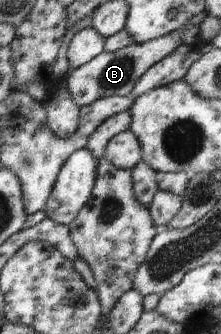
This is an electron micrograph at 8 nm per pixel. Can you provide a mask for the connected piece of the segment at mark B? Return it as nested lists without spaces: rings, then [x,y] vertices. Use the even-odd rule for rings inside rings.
[[[183,28],[141,44],[128,45],[112,53],[103,51],[83,66],[73,69],[73,72],[66,78],[67,90],[71,94],[71,100],[83,108],[83,106],[87,106],[99,98],[130,96],[131,90],[148,68],[155,66],[157,62],[167,58],[167,56],[171,56],[171,53],[182,45],[181,36],[183,36],[183,32],[181,30]]]

